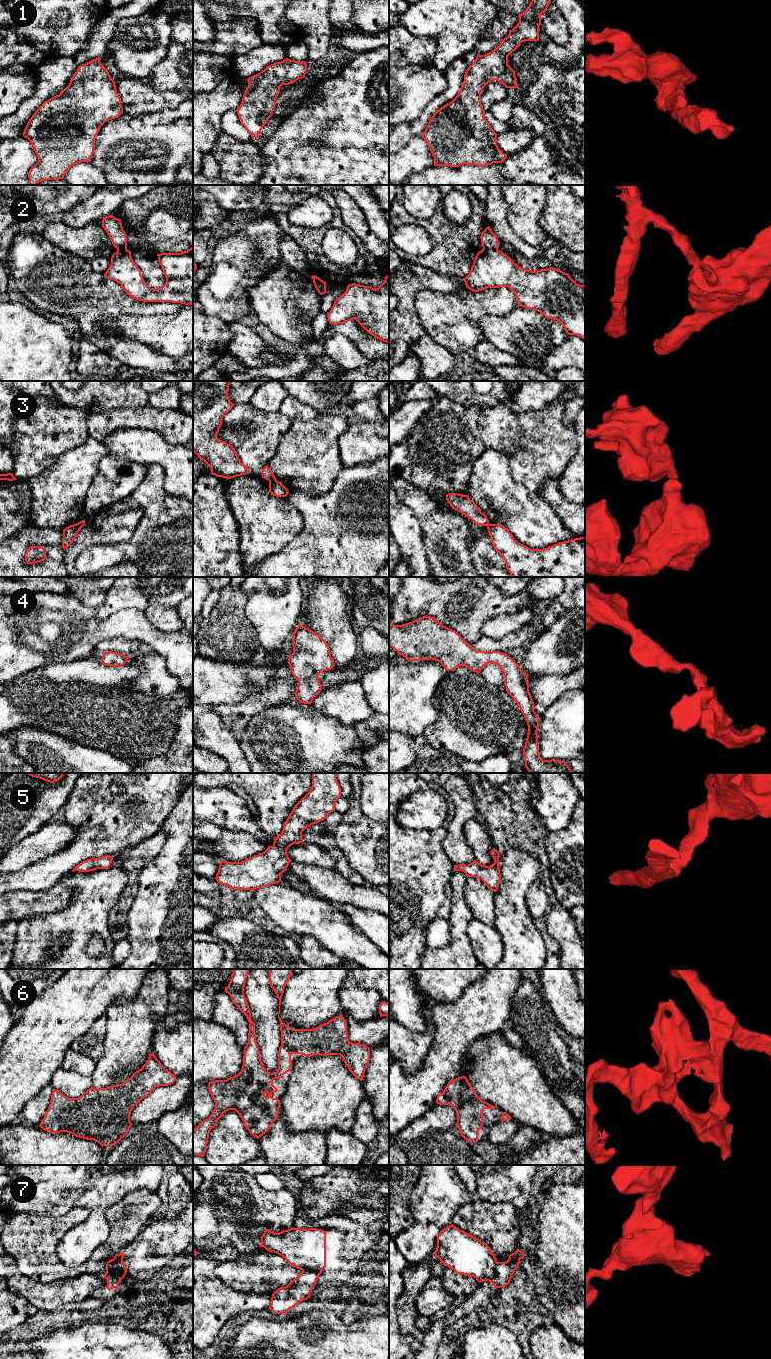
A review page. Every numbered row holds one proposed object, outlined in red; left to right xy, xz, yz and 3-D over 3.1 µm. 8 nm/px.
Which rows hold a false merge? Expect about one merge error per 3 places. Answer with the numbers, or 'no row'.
2, 3, 7

